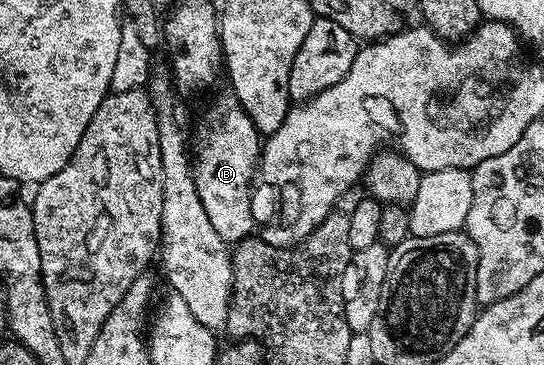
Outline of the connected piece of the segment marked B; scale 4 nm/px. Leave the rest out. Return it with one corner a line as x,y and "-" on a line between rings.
225,91
208,110
200,117
200,146
194,149
194,176
198,199
202,199
202,207
206,207
206,215
210,215
210,223
218,235
229,243
239,243
251,238
252,231
252,180
258,177
258,166
262,161
262,135
254,127
254,123
246,115
244,108
235,93

